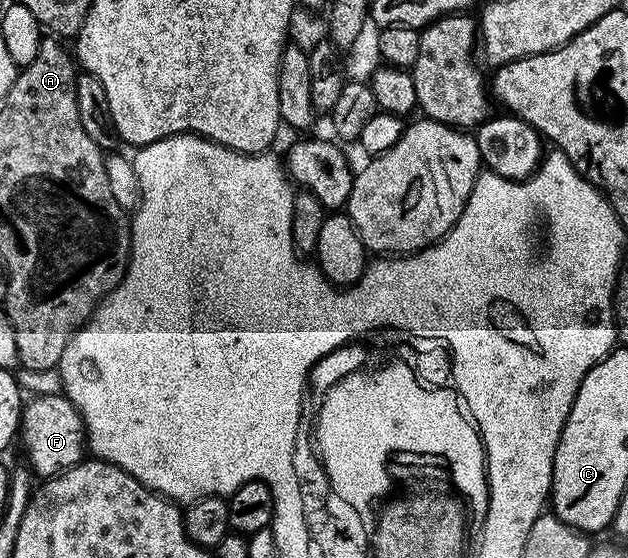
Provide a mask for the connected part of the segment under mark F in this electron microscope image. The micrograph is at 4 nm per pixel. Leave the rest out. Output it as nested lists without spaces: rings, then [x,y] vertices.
[[[62,393],[39,395],[36,399],[28,398],[26,400],[21,412],[17,439],[20,444],[23,442],[23,451],[27,454],[26,466],[43,481],[54,479],[62,471],[67,471],[69,468],[76,467],[76,465],[82,463],[85,458],[85,452],[88,450],[87,428],[83,425],[81,413],[73,405],[73,401],[69,401],[67,396]]]

